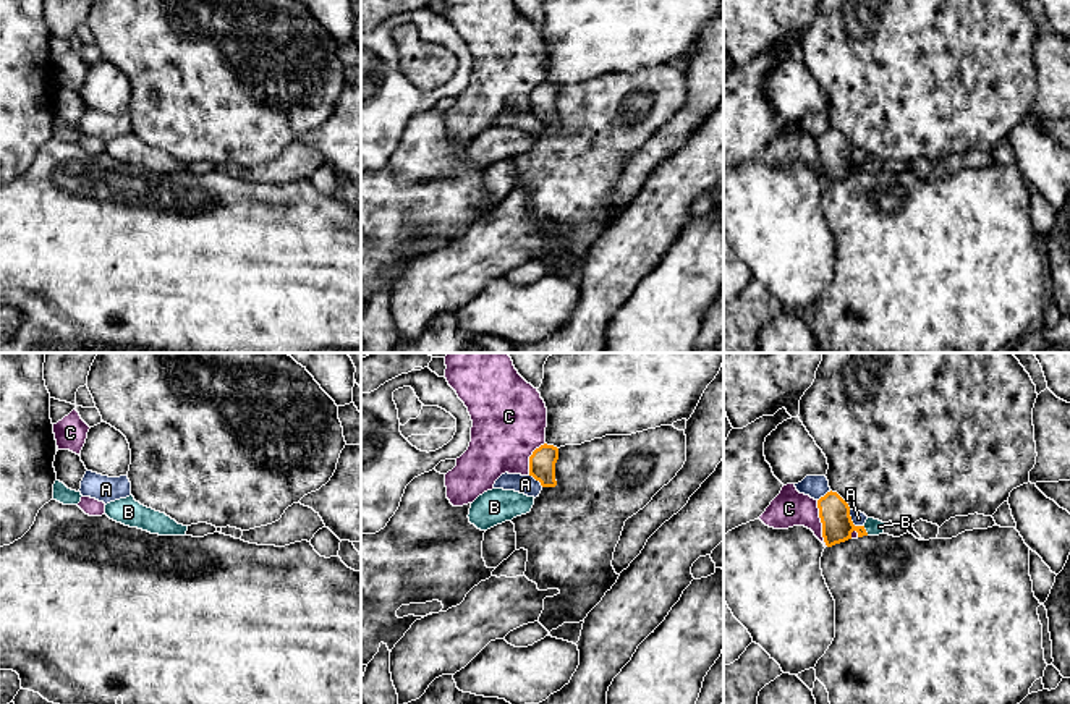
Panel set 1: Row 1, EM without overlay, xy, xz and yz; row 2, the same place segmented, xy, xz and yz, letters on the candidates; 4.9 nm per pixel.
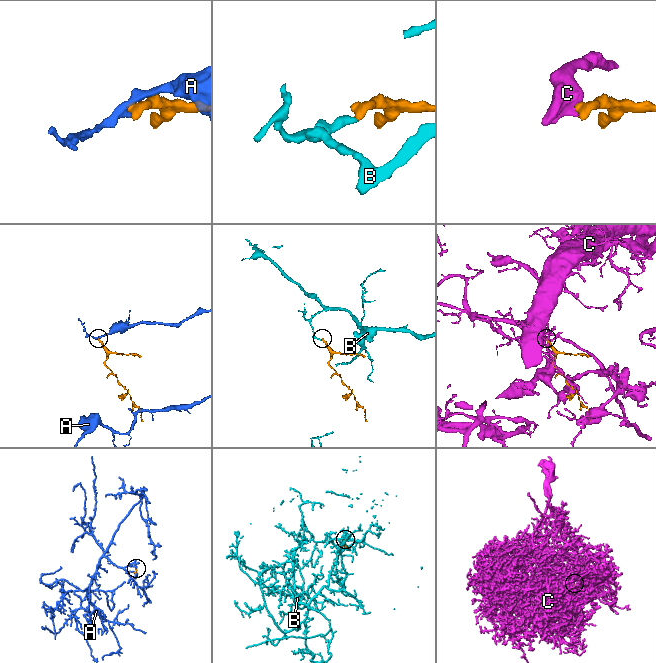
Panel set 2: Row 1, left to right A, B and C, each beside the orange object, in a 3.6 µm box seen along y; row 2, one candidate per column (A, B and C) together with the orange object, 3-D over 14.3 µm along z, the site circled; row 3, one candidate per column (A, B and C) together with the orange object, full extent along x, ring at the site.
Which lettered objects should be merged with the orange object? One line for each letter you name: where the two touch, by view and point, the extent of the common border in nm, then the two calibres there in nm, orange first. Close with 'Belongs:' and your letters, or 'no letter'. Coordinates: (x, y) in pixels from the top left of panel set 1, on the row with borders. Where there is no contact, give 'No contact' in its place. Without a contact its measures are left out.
B: Touches orange at yz (865, 530). Shared border 60 nm. Thickness 160 nm (orange) against 80 nm
Belongs: B

